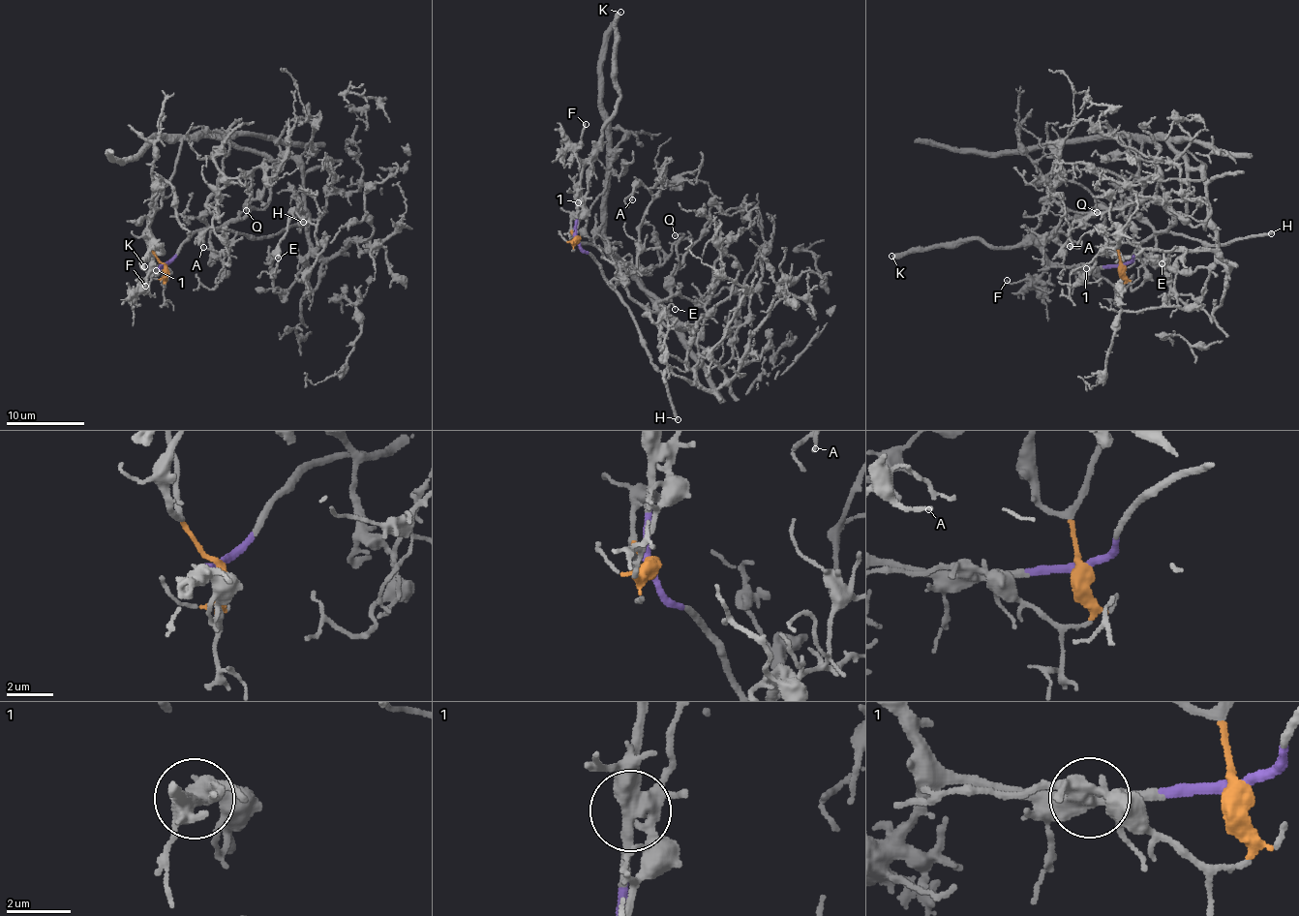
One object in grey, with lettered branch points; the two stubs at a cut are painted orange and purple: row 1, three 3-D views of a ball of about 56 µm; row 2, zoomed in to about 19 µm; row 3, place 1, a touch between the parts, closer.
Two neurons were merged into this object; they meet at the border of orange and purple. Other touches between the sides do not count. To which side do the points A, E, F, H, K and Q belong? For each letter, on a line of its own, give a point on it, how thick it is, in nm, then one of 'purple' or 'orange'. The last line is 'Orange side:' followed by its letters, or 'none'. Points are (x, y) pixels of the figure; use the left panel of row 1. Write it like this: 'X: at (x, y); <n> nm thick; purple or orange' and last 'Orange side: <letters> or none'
A: at (203, 247); 170 nm thick; orange
E: at (278, 258); 130 nm thick; orange
F: at (145, 286); 150 nm thick; purple
H: at (303, 222); 320 nm thick; purple
K: at (144, 266); 460 nm thick; purple
Q: at (246, 210); 160 nm thick; orange
Orange side: A, E, Q

